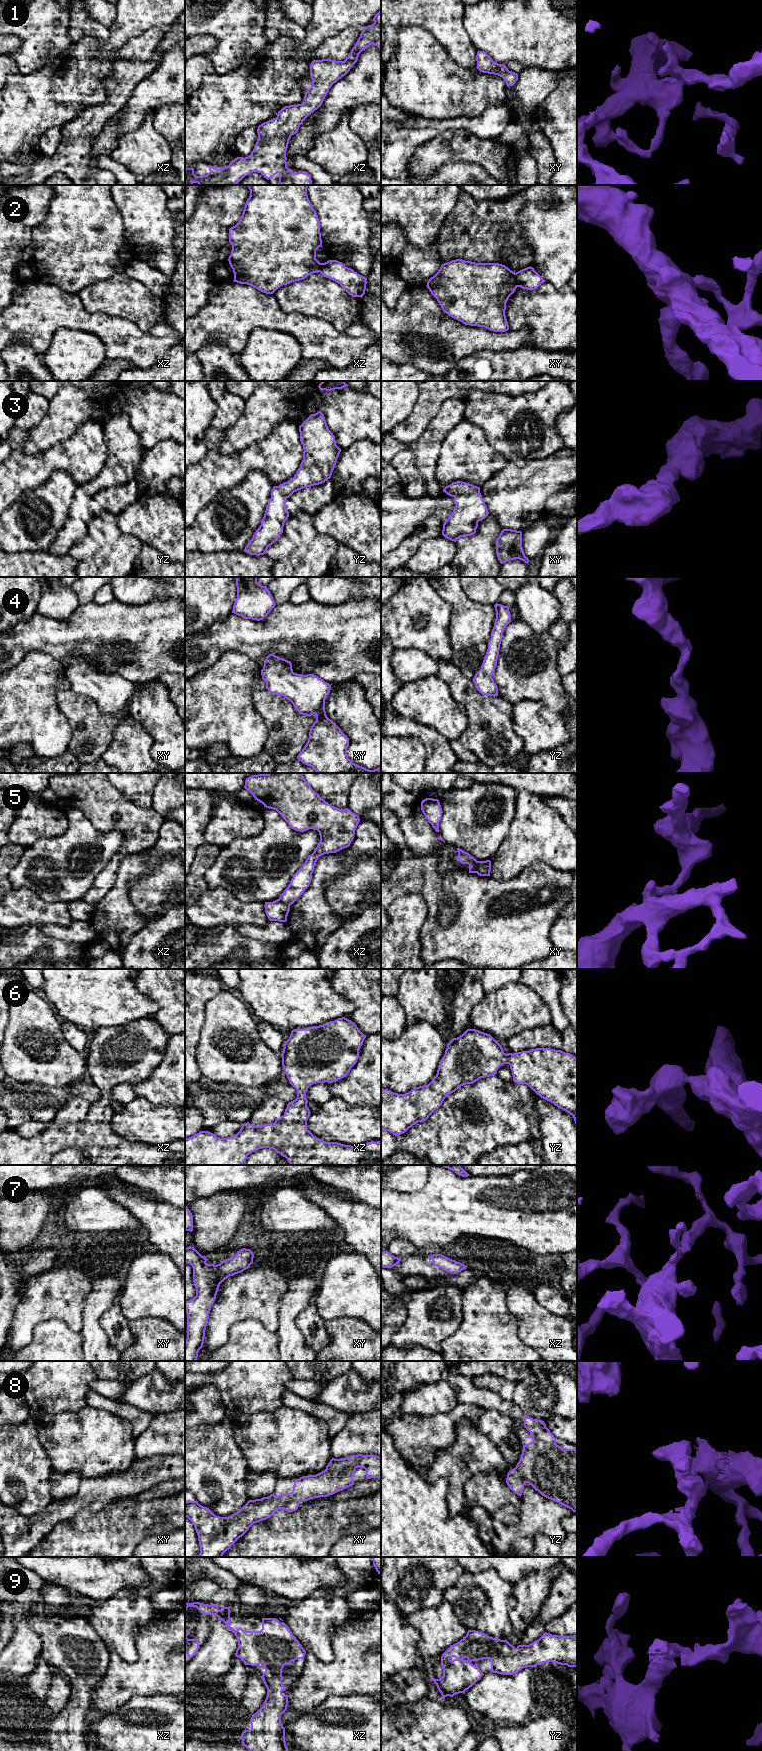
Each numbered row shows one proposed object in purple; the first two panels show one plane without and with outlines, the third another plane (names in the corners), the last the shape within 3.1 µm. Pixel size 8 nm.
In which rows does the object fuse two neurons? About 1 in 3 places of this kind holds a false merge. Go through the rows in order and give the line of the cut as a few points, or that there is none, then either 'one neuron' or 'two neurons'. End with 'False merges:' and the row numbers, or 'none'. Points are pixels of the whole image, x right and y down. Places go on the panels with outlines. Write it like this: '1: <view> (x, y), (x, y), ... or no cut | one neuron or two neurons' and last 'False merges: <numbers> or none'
1: no cut | one neuron
2: xy (515, 273), (517, 286) | two neurons
3: no cut | one neuron
4: no cut | one neuron
5: xy (478, 861), (478, 867), (475, 872) | two neurons
6: no cut | one neuron
7: no cut | one neuron
8: no cut | one neuron
9: no cut | one neuron
False merges: 2, 5

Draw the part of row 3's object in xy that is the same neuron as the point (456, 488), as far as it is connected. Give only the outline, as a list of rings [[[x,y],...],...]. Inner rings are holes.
[[[457,481],[446,486],[443,492],[453,497],[457,505],[444,522],[442,535],[454,542],[460,537],[474,535],[478,522],[489,514],[480,487]]]

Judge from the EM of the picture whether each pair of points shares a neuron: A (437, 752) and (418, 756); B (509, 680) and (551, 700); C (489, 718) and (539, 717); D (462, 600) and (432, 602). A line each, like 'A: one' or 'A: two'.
A: two
B: one
C: two
D: two

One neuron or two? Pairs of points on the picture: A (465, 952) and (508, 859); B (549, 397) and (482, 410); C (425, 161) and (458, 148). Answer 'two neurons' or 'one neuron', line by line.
A: two neurons
B: one neuron
C: one neuron

